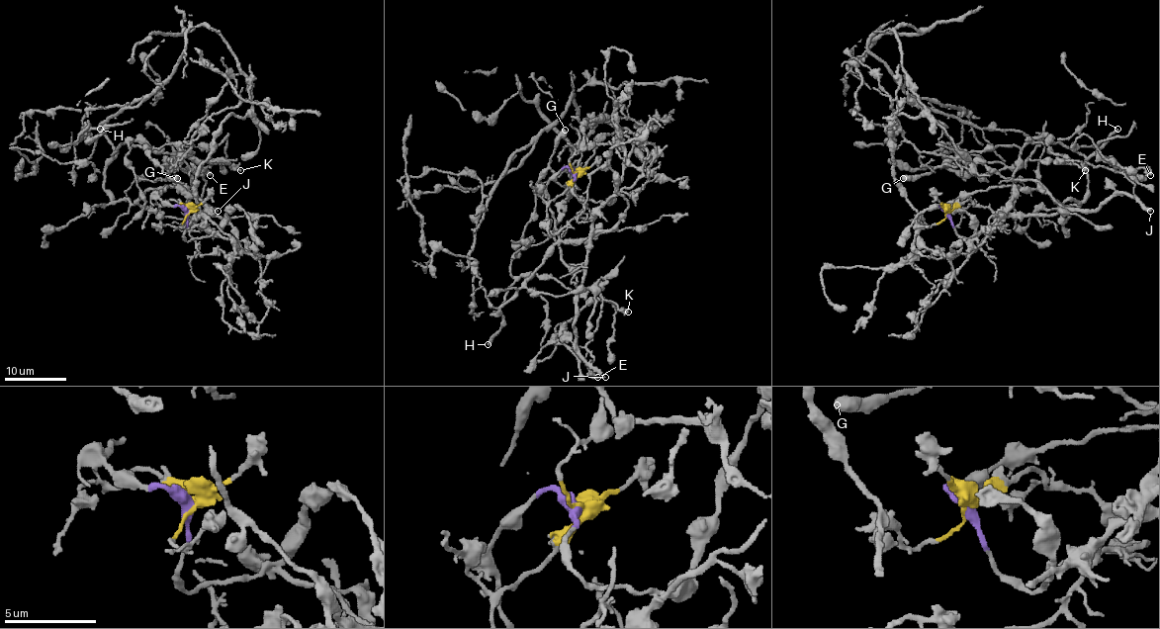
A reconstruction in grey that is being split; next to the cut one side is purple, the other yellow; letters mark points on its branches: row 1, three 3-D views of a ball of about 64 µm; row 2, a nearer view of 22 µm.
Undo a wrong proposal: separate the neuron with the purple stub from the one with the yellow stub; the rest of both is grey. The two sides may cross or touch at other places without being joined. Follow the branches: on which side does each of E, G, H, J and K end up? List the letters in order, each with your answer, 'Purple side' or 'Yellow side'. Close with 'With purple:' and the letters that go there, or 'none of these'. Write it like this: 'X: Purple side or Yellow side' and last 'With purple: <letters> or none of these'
E: Yellow side
G: Purple side
H: Purple side
J: Yellow side
K: Yellow side
With purple: G, H

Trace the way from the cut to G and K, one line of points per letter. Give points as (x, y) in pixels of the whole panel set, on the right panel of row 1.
G: (946, 213), (941, 206), (993, 186), (1082, 200), (1087, 161), (1054, 142), (1028, 142), (960, 152), (903, 178)
K: (946, 213), (986, 206), (1007, 224), (991, 229), (1133, 197), (1122, 173), (1073, 162), (1086, 170)

